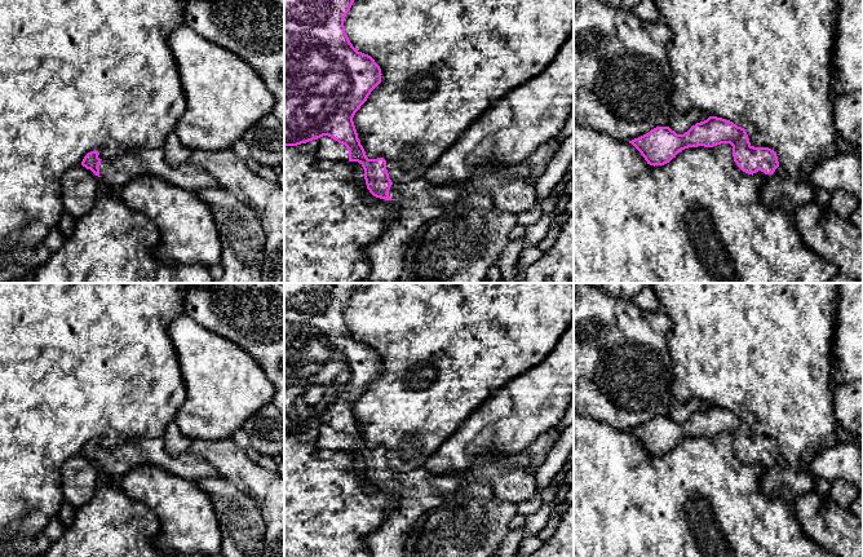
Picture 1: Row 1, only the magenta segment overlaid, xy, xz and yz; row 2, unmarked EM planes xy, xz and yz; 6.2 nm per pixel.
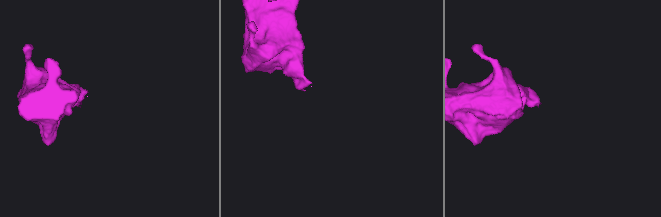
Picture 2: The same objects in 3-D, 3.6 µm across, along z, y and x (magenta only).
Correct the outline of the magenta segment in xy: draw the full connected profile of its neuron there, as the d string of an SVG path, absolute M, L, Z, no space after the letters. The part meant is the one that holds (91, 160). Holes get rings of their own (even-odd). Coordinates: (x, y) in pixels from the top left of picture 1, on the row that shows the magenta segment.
M138 149L127 151L111 159L99 159L98 151L88 152L81 165L90 169L96 176L105 178L114 189L120 189L138 176L156 176L172 185L186 190L203 190L221 187L221 185L203 168L190 163L169 165L163 150Z

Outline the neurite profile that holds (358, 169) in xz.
M349 162L353 168L354 168L354 178L355 181L363 186L363 195L364 198L368 200L368 202L385 202L385 199L380 199L380 198L376 198L373 196L369 190L367 189L367 185L366 185L366 180L364 180L364 169L362 167L360 163L358 162Z

